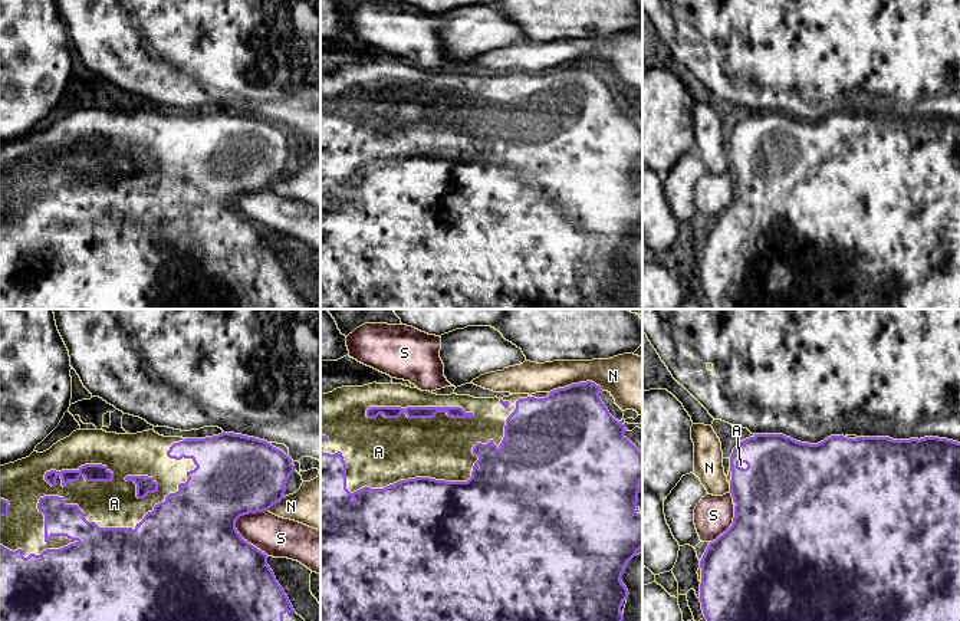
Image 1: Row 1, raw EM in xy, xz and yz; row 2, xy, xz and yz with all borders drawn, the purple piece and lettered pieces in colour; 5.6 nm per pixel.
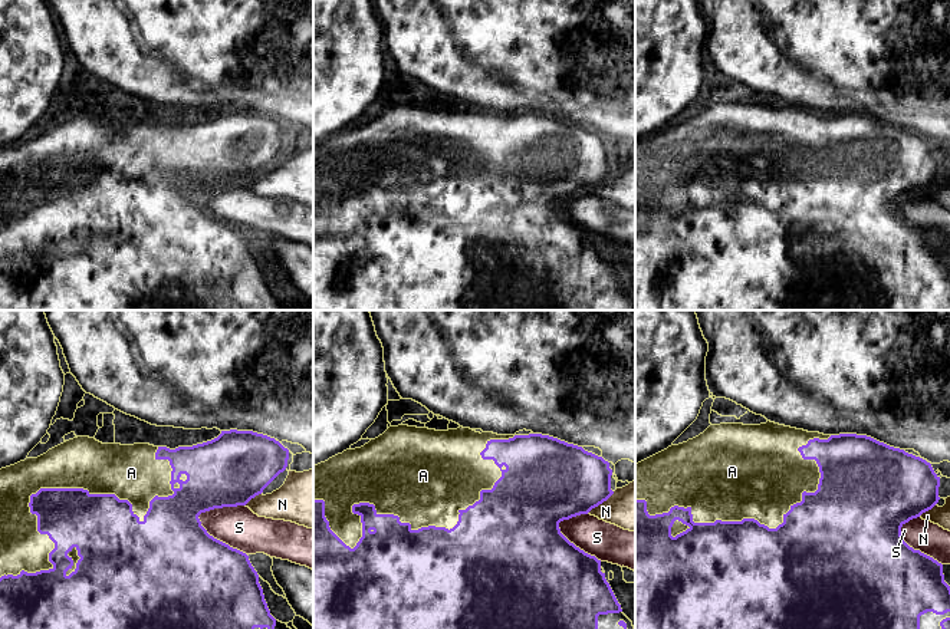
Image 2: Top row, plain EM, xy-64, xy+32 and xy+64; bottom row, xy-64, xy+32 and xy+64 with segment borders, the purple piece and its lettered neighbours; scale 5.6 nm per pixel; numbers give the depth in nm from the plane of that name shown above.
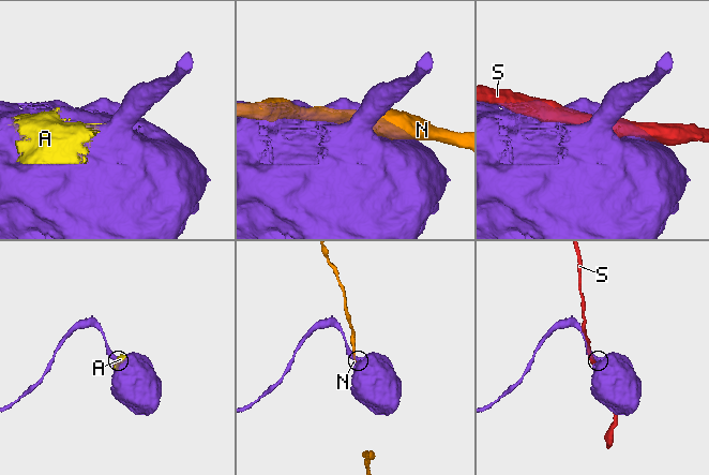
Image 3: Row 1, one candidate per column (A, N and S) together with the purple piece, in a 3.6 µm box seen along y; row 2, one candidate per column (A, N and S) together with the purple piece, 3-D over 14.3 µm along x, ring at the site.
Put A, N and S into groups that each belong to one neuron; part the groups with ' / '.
A / N / S

